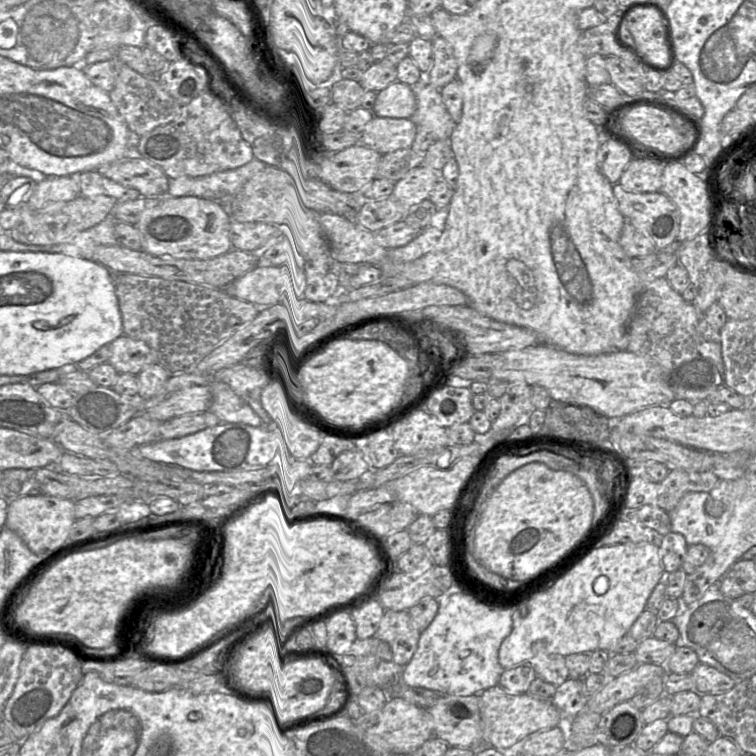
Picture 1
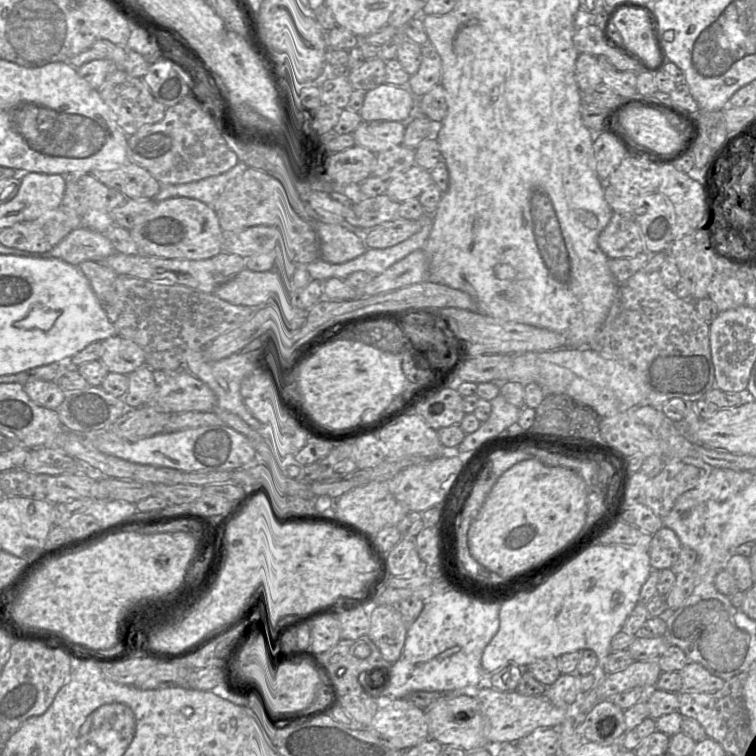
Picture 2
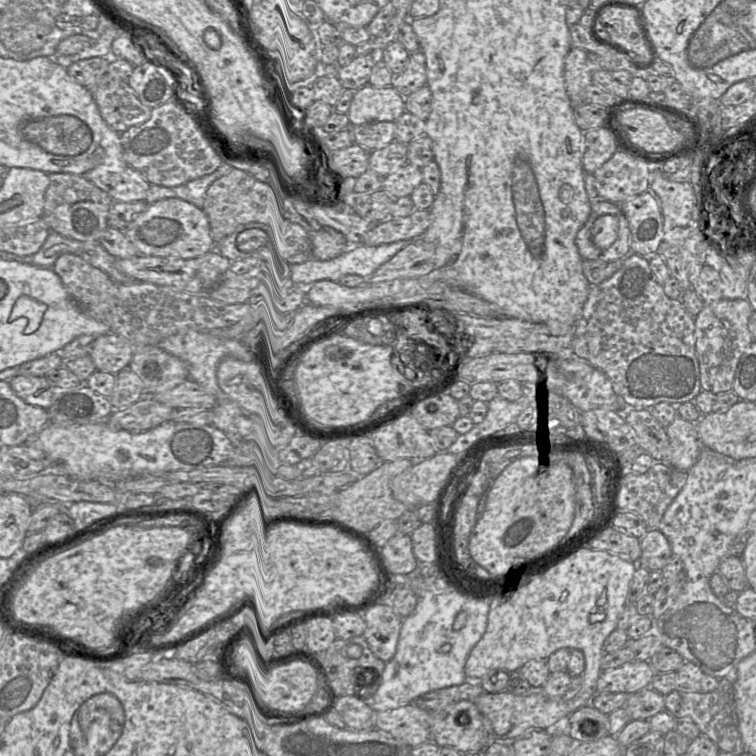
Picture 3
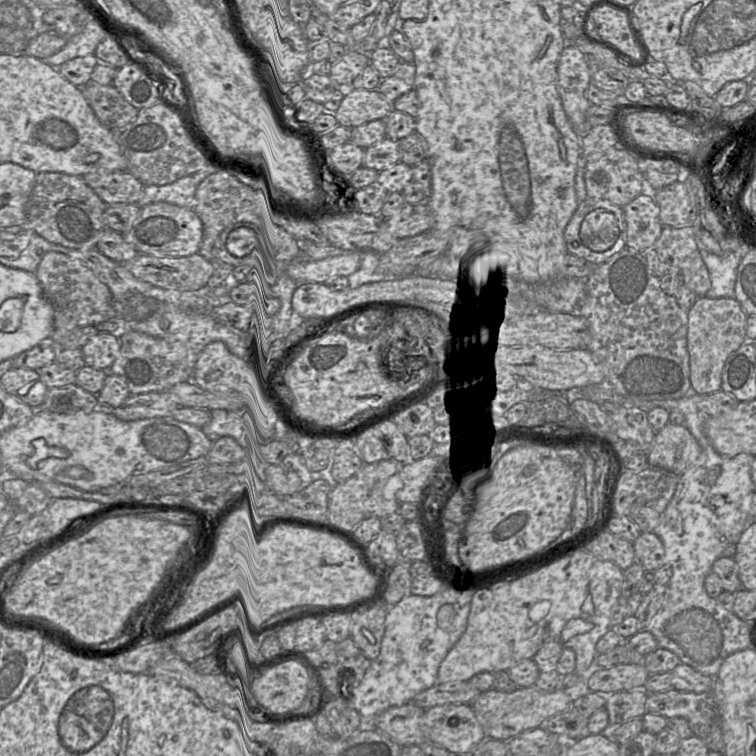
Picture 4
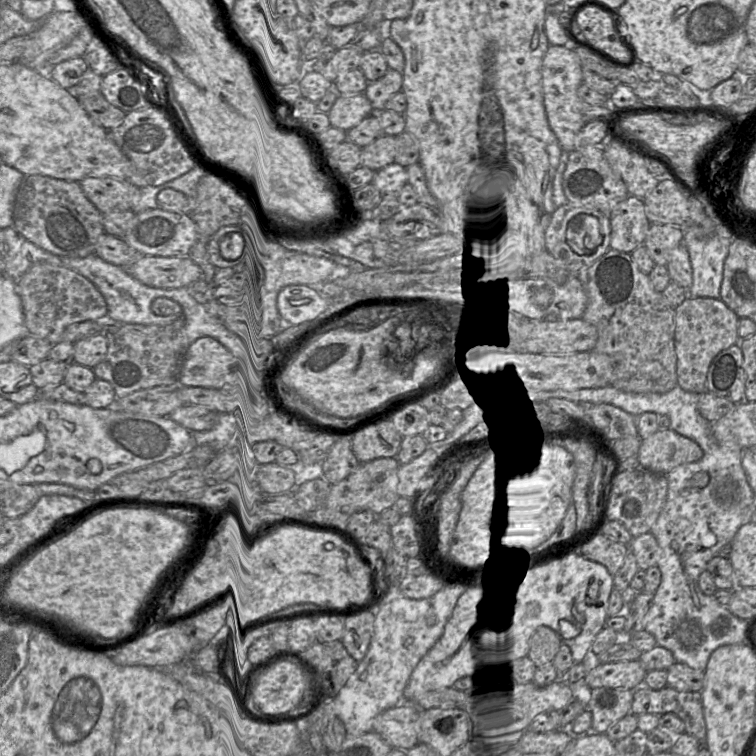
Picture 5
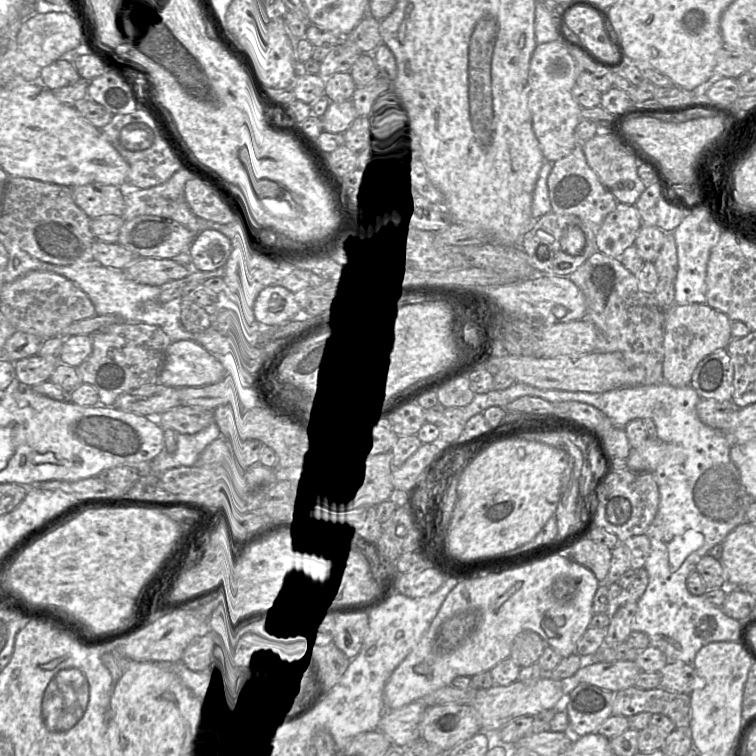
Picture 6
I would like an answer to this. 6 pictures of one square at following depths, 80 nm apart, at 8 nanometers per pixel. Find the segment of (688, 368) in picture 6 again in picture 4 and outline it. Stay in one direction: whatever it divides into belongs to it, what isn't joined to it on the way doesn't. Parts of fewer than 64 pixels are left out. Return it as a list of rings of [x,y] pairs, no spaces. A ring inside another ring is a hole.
[[[699,297],[687,311],[687,351],[690,364],[690,383],[698,395],[721,390],[721,376],[727,358],[747,340],[748,315],[735,298]]]

